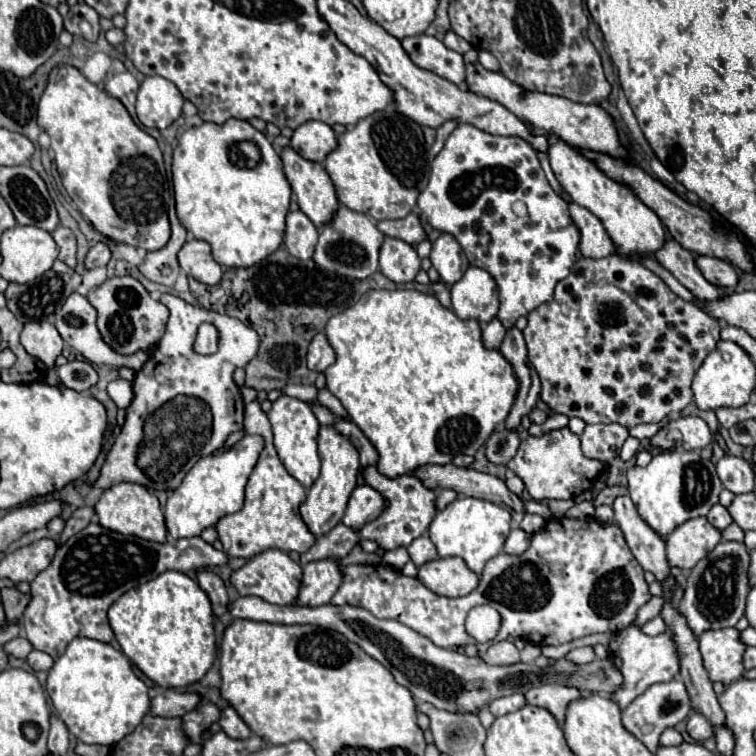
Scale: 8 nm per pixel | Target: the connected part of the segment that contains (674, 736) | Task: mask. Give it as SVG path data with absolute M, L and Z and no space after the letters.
M667 728L667 730L661 734L661 740L659 740L661 746L679 746L681 742L683 742L683 736L681 736L675 728Z

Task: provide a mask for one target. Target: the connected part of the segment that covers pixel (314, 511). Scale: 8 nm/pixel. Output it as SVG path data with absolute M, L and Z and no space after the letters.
M335 428L319 430L319 456L321 456L321 474L311 484L311 488L307 490L307 498L299 506L303 522L307 524L309 532L317 538L325 536L341 522L349 496L357 486L357 474L359 474L359 454L355 452L355 446L351 446L351 442L345 436L339 436Z

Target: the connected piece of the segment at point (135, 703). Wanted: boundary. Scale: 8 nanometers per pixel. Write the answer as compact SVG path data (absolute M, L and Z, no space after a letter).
M75 638L69 642L63 656L59 656L47 676L47 694L53 702L57 716L65 722L69 732L85 744L115 746L123 736L131 734L149 712L149 688L139 680L131 668L129 658L115 650L111 644L103 644L91 638Z

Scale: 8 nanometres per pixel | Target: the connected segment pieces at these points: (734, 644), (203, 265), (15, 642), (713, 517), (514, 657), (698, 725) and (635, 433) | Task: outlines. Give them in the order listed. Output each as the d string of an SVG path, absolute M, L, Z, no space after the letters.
M737 628L705 630L699 636L699 648L711 682L723 682L727 686L731 680L743 676L745 644L739 640Z
M189 240L181 252L179 252L179 264L181 268L193 276L195 280L207 284L207 286L219 286L223 278L223 268L219 262L215 262L211 254L211 246L201 240Z
M19 636L19 638L9 640L9 642L3 646L3 650L5 650L9 656L15 656L15 658L27 658L33 648L31 648L31 644L29 644L27 638L21 638L21 636Z
M715 504L715 506L709 510L707 520L709 520L717 530L723 530L723 528L727 528L727 526L733 522L731 516L729 516L729 512L727 512L721 504Z
M503 640L497 644L491 644L489 650L485 652L483 660L493 666L507 666L507 664L517 664L519 662L519 650L515 648L513 642Z
M693 712L687 720L687 734L697 740L697 742L703 742L707 738L713 736L713 728L709 724L709 720L705 716L699 716L697 712Z
M667 420L659 422L657 426L655 426L655 424L637 424L637 426L633 426L633 428L629 430L629 434L631 434L633 438L637 438L637 440L645 440L645 438L651 438L659 428L663 428L663 424L667 424Z

